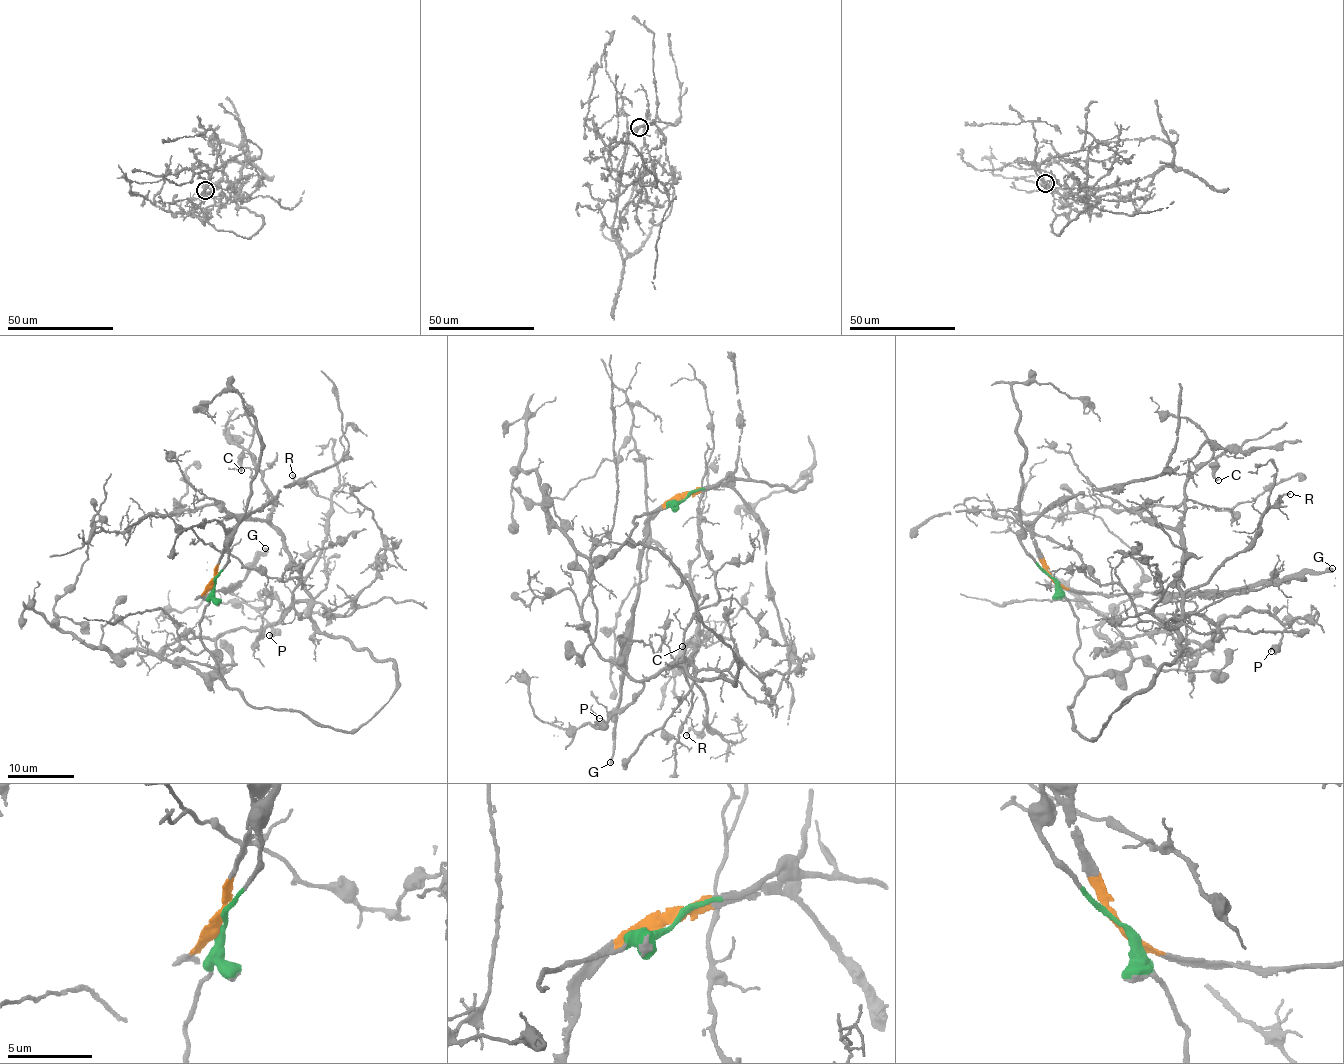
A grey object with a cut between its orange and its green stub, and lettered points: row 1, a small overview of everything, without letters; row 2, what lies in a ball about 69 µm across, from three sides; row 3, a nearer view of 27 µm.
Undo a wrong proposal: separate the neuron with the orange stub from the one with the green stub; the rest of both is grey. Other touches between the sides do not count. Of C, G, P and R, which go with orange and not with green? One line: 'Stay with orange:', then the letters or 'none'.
Stay with orange: G

